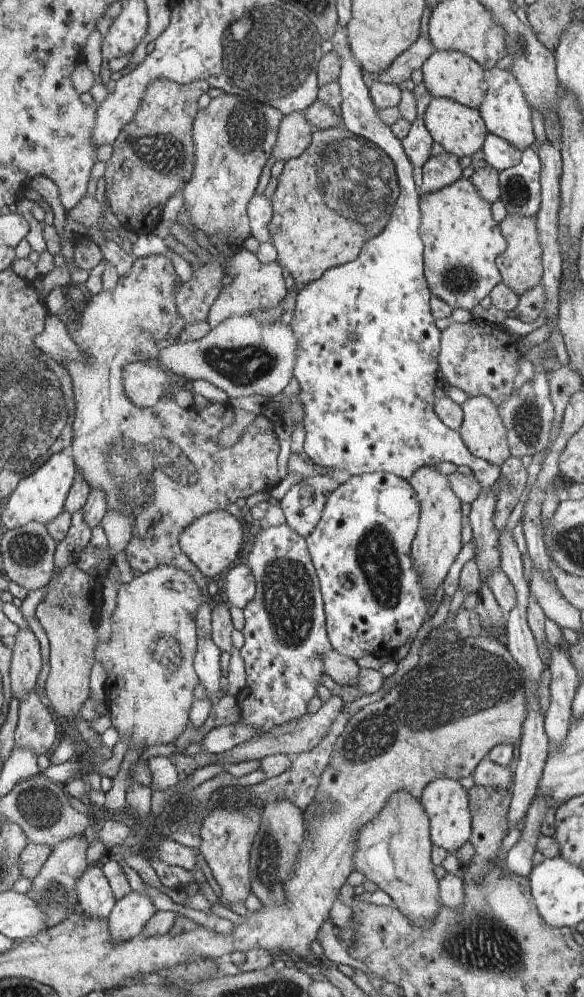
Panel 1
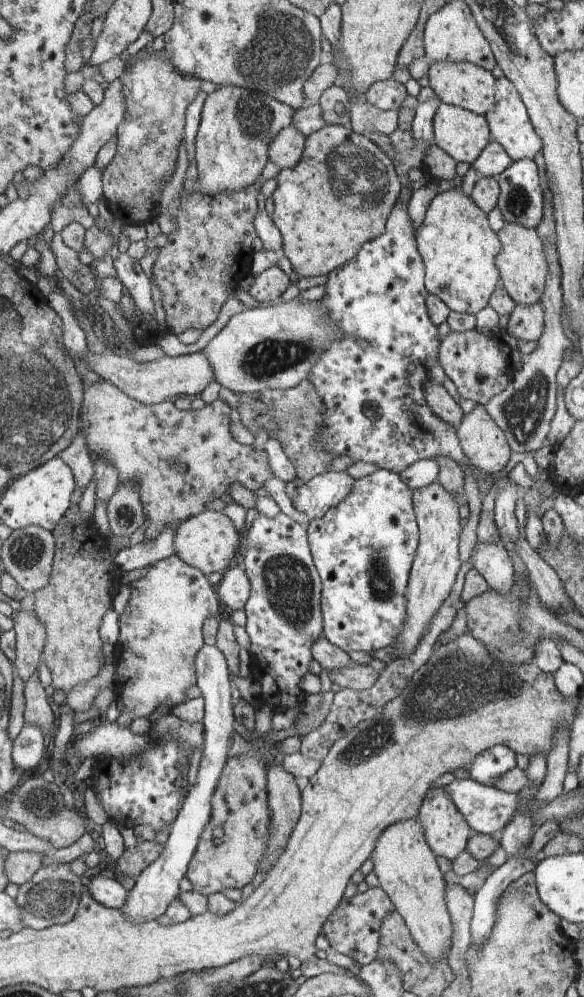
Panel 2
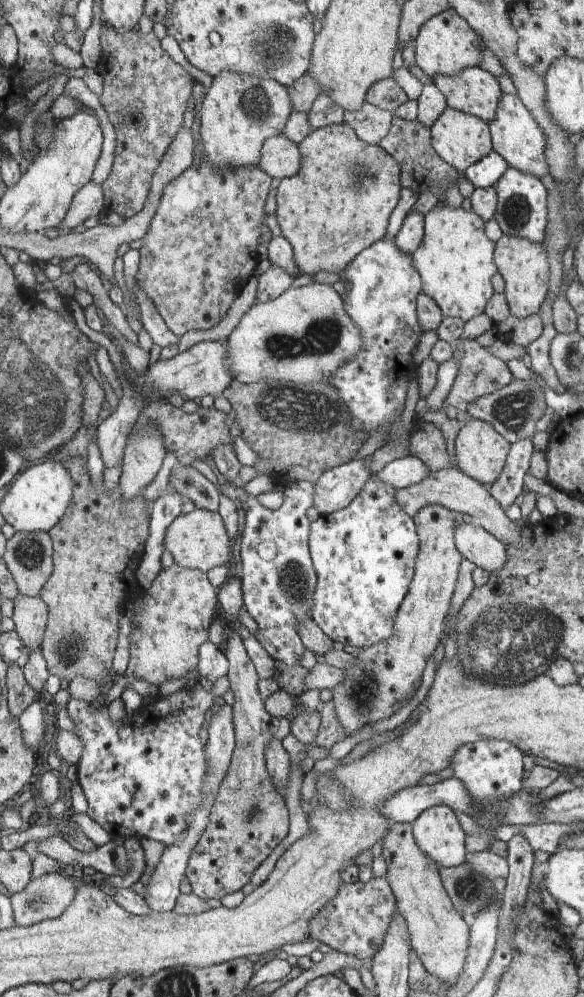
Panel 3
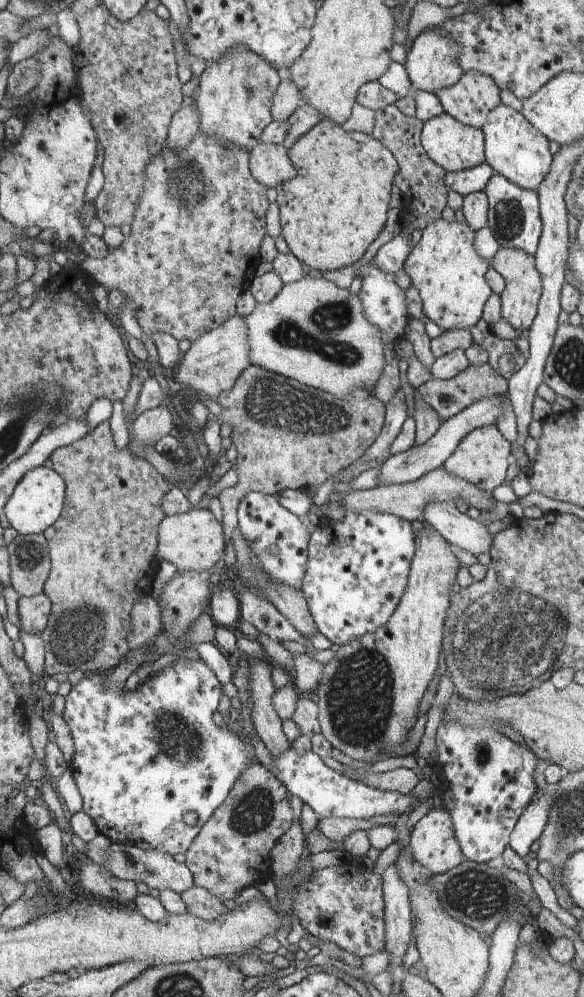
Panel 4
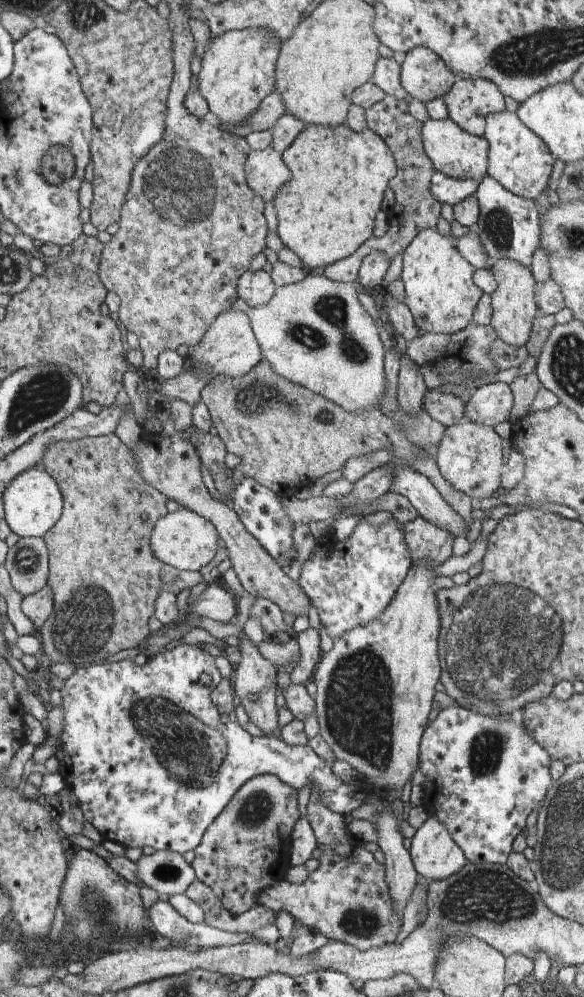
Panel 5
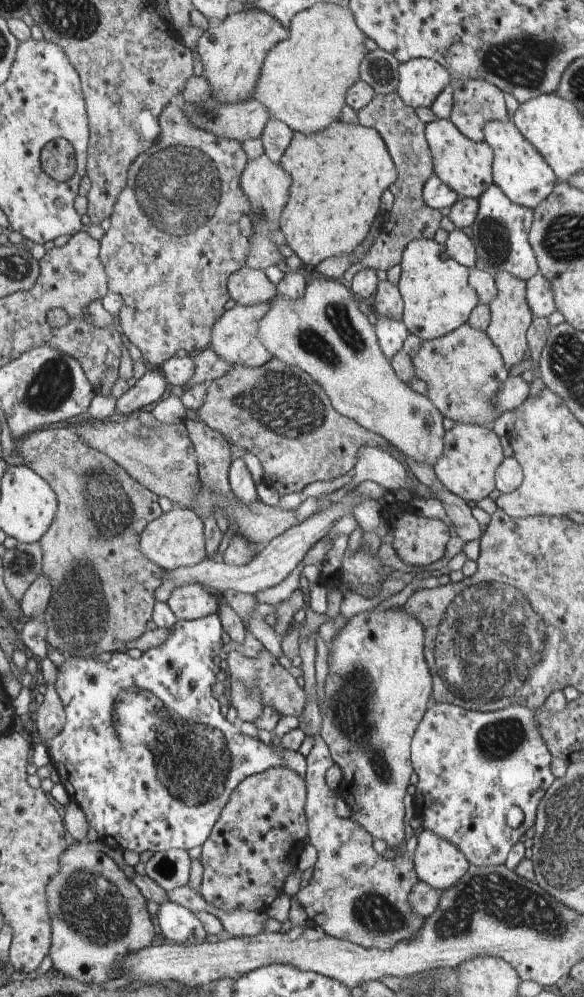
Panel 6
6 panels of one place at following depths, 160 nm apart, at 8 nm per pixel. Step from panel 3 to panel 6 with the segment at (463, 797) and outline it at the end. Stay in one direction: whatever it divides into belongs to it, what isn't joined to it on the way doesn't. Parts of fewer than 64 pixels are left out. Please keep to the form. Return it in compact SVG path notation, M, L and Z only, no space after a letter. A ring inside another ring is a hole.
M215 613L192 621L176 620L172 626L172 633L167 637L167 640L160 647L146 650L139 659L129 657L126 652L111 652L111 658L106 663L97 662L91 657L65 657L63 664L55 670L54 689L63 703L64 715L66 716L65 724L59 734L41 744L45 746L50 764L56 770L59 783L64 788L69 800L73 801L83 811L88 826L91 826L97 832L97 840L102 844L106 844L113 849L120 848L121 851L131 850L131 852L137 852L137 854L147 852L147 850L152 853L166 851L167 849L186 851L189 848L201 846L210 836L211 826L214 826L214 822L221 816L222 809L225 808L230 794L244 778L271 767L287 768L284 766L281 757L281 746L274 747L271 743L267 745L259 741L259 750L257 750L257 737L247 737L247 740L245 740L243 736L237 736L241 732L237 728L233 728L228 721L225 722L225 718L219 714L219 702L211 696L211 684L216 682L215 674L222 668L222 665L213 662L213 658L219 653L219 646L223 644L221 642L221 632L222 625ZM225 738L227 738L229 746L231 746L230 738L235 738L237 748L233 748L233 750L229 748L229 754L227 754Z

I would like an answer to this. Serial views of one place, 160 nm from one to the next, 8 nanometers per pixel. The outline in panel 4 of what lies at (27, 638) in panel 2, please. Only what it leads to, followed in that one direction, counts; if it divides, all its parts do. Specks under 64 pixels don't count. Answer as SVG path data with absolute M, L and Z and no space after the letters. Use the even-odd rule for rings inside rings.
M42 593L29 597L20 596L17 613L21 630L39 635L50 617L50 599Z

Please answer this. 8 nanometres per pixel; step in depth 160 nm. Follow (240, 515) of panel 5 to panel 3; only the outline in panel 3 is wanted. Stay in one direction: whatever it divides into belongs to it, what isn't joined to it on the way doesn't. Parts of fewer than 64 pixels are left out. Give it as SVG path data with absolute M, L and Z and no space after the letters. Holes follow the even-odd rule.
M289 481L282 485L282 493L284 499L277 510L271 511L261 504L245 508L245 520L239 542L240 564L243 568L240 587L242 606L256 624L255 632L252 634L255 640L269 654L274 664L296 667L303 652L298 624L311 618L314 586L317 584L317 572L314 570L309 551L310 522L305 518L305 510L312 505L312 485L305 481Z

